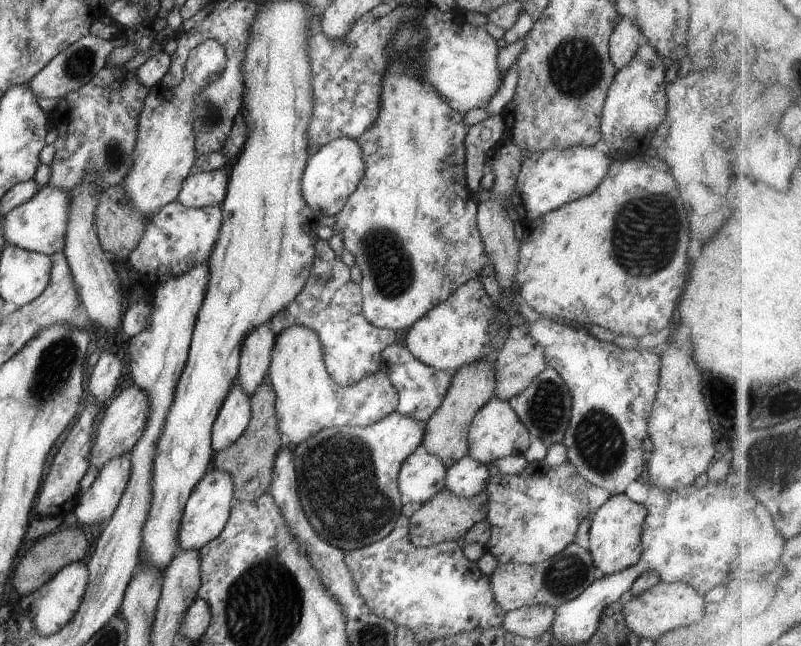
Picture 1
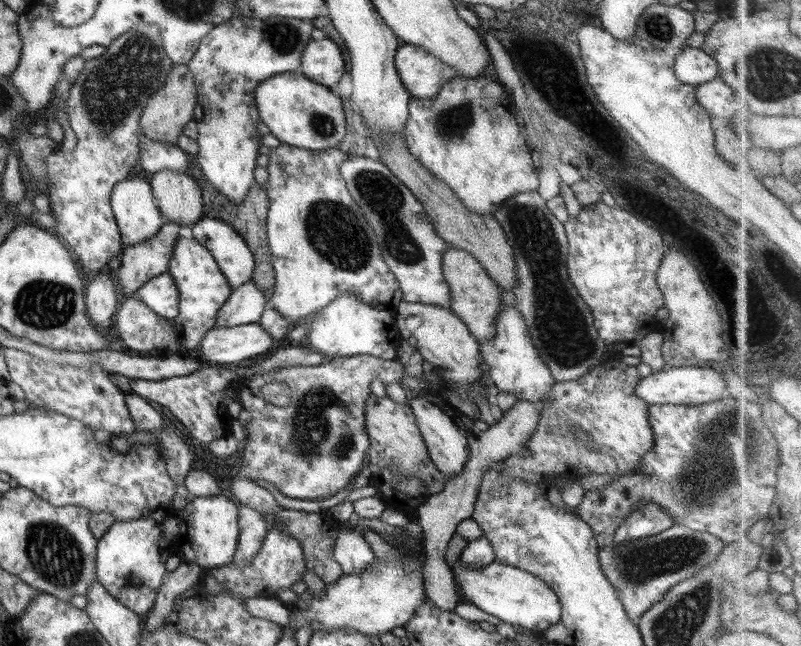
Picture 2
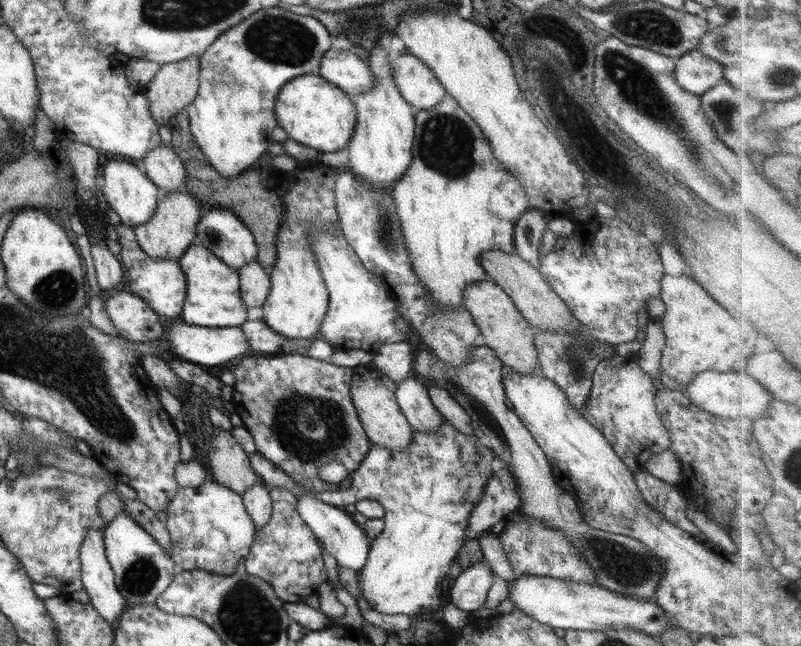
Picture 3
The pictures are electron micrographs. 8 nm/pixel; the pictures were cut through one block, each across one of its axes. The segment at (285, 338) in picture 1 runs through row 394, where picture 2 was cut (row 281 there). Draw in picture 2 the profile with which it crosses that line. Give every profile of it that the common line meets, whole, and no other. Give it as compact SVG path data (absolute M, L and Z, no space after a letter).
M282 143L277 147L271 148L268 154L268 165L266 166L269 177L260 187L267 193L269 206L267 211L266 232L267 241L271 256L273 257L273 272L275 273L275 281L272 290L268 293L266 309L277 310L284 315L293 324L298 324L298 320L302 320L308 314L313 314L316 310L320 310L334 302L339 296L345 292L353 292L353 295L360 301L374 307L380 307L381 310L393 310L396 304L401 301L402 291L400 290L398 279L395 274L390 272L384 258L381 254L381 246L377 240L374 230L370 224L366 222L366 218L360 210L360 206L353 200L353 196L348 191L344 178L339 171L340 163L349 157L348 154L340 151L338 148L327 148L324 150L306 150L289 144Z

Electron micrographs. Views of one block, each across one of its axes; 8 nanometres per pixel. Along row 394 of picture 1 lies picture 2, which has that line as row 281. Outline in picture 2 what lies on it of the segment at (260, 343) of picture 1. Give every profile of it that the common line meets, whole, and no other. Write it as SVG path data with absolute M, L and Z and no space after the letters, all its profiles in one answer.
M249 280L236 290L220 307L216 327L232 327L258 323L266 310L268 294L262 292L254 281Z

